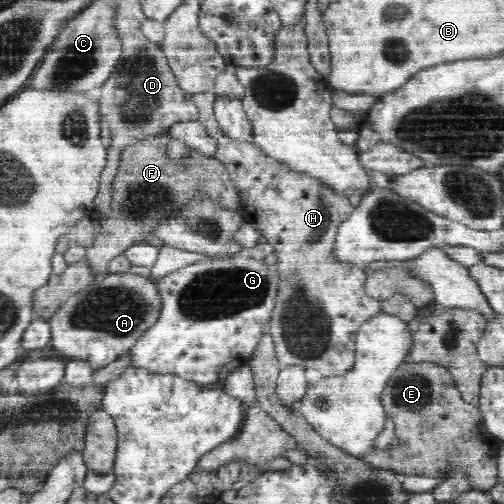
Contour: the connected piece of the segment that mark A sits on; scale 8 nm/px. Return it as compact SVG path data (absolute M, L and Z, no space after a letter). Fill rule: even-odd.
M106 272L105 278L102 278L100 281L96 281L93 284L84 287L80 292L77 292L75 295L72 295L70 298L50 319L49 323L51 324L52 329L52 340L53 348L59 351L58 356L68 357L69 359L74 358L85 358L86 360L91 360L92 366L94 369L98 369L96 374L94 374L93 382L107 385L108 382L114 381L116 378L120 377L120 374L129 368L133 364L133 354L131 349L134 348L135 344L142 338L149 328L152 328L160 316L164 312L164 301L162 301L162 295L158 286L157 280L154 280L150 277L140 276L140 274L132 274L132 272L122 272L122 274L110 274Z

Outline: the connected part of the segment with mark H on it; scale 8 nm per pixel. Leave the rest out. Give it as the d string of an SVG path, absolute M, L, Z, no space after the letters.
M214 91L194 93L193 101L198 107L198 122L204 127L204 130L206 133L208 133L208 136L211 136L214 138L214 140L216 140L216 150L214 150L213 155L214 158L222 162L222 164L224 164L224 166L228 169L232 182L240 191L240 210L238 212L240 212L245 218L246 223L252 223L259 230L262 237L266 237L268 241L272 242L272 247L274 247L275 252L278 253L278 262L280 262L280 277L282 277L282 283L279 286L279 291L277 294L278 302L276 304L276 308L274 308L274 318L272 318L271 332L269 335L273 338L279 362L289 365L297 364L298 366L304 366L304 369L308 370L313 376L346 376L346 374L348 374L348 372L354 368L355 336L359 331L360 325L364 322L364 320L375 316L378 314L378 312L382 312L381 302L377 302L376 300L372 300L372 298L368 298L364 292L363 284L366 279L366 268L358 266L339 266L338 264L333 264L333 262L331 262L331 251L333 250L333 245L335 244L335 239L337 238L338 227L345 220L348 220L348 217L351 215L351 212L354 209L351 207L348 197L344 197L332 192L332 190L324 187L320 181L314 180L312 177L308 177L308 175L298 174L290 170L288 165L268 156L257 145L248 142L236 141L224 135L215 115L216 96Z

